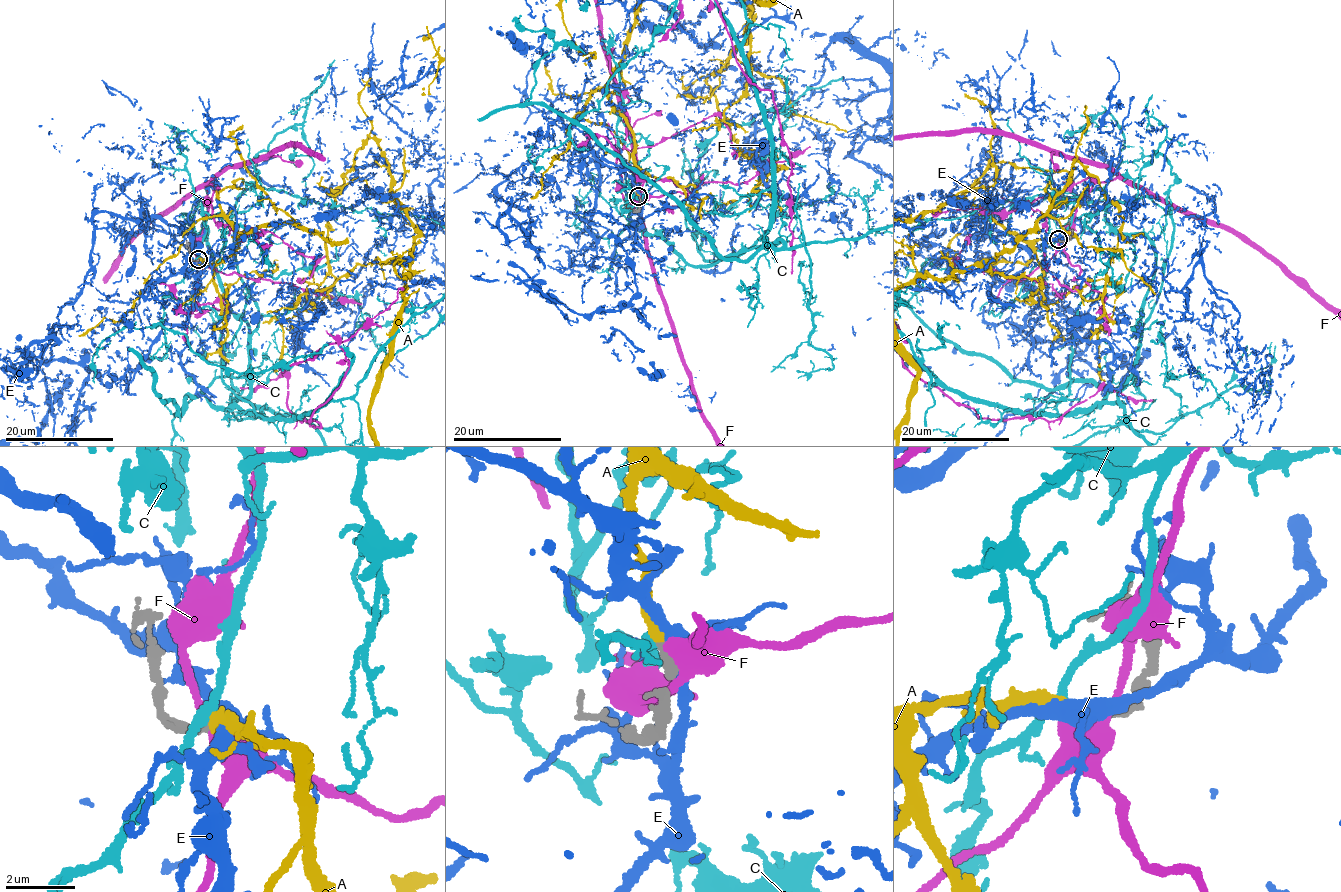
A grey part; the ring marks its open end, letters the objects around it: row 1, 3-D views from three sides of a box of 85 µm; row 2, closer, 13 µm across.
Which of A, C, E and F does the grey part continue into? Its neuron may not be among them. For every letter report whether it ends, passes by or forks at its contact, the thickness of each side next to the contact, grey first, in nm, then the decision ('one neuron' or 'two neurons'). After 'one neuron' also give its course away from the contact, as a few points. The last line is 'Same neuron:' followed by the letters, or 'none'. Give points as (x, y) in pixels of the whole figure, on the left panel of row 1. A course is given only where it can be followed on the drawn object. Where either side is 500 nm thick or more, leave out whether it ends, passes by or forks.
A: it ends; calibres 340 and 400 nm; one neuron
C: it passes by; calibres 360 and 240 nm; two neurons
E: it forks; calibres 360 and 420 nm; two neurons
F: it passes by; calibres 360 and 480 nm; two neurons
Same neuron: A

